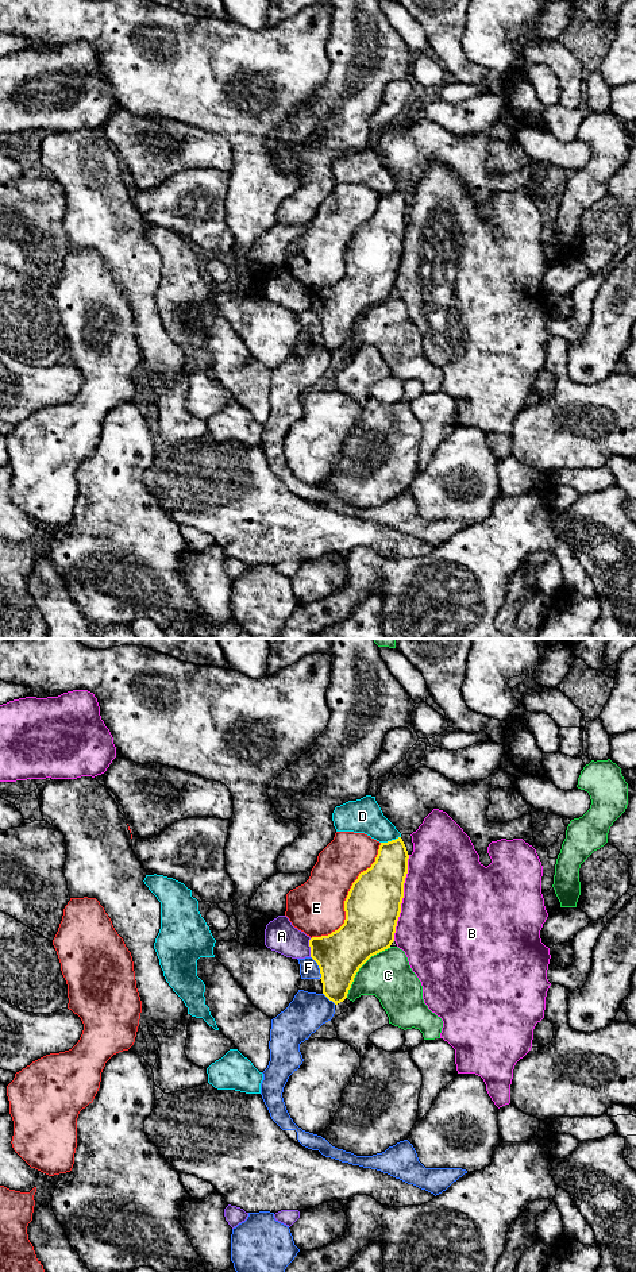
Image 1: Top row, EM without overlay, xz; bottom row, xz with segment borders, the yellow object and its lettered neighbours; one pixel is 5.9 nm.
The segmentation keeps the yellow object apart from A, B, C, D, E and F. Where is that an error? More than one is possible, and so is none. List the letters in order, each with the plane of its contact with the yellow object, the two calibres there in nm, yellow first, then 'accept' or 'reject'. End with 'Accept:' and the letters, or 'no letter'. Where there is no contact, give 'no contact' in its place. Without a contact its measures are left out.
A: contact in xz; calibres 280 and 190 nm; reject
B: contact in xz; calibres 320 and 500 nm; reject
C: contact in xz; calibres 300 and 280 nm; reject
D: contact in xz; calibres 240 and 200 nm; reject
E: contact in xz; calibres 320 and 320 nm; reject
F: contact in xz; calibres 280 and 110 nm; reject
Accept: no letter

